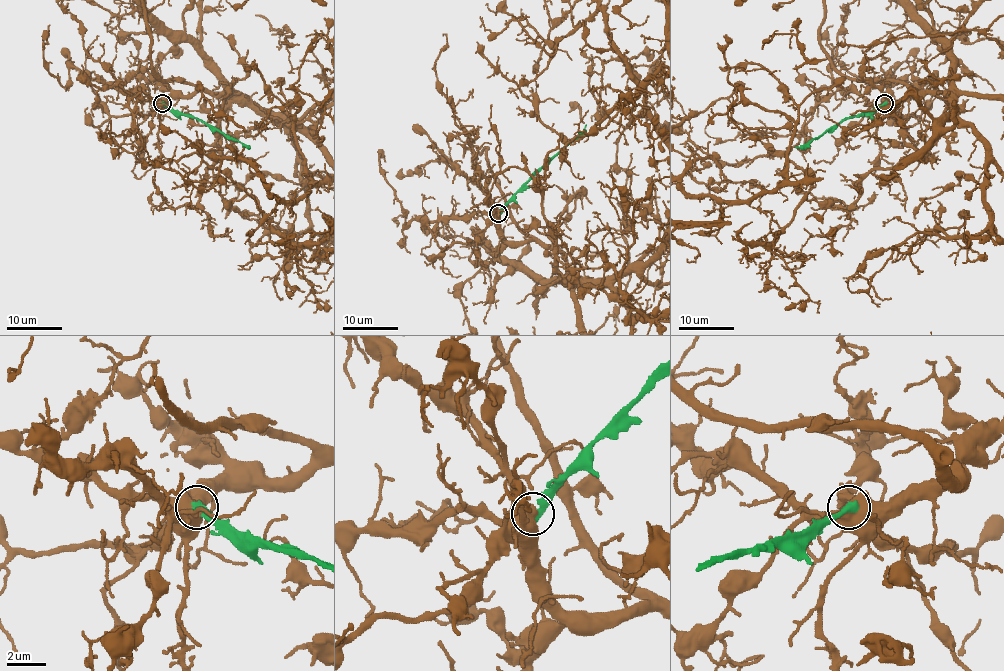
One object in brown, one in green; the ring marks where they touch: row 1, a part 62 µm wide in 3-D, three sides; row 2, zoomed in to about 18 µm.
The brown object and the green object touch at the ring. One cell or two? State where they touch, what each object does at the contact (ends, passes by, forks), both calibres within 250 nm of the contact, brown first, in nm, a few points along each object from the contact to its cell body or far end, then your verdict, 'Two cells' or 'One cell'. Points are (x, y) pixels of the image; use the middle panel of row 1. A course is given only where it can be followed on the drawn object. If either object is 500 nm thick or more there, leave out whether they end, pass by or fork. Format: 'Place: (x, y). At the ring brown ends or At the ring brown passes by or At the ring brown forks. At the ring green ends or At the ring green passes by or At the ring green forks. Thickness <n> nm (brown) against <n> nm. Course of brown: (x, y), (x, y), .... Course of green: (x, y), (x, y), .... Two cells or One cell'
Place: (498, 213). Thickness 750 nm (brown) against 440 nm. Course of green: (499, 213), (586, 125). Two cells

